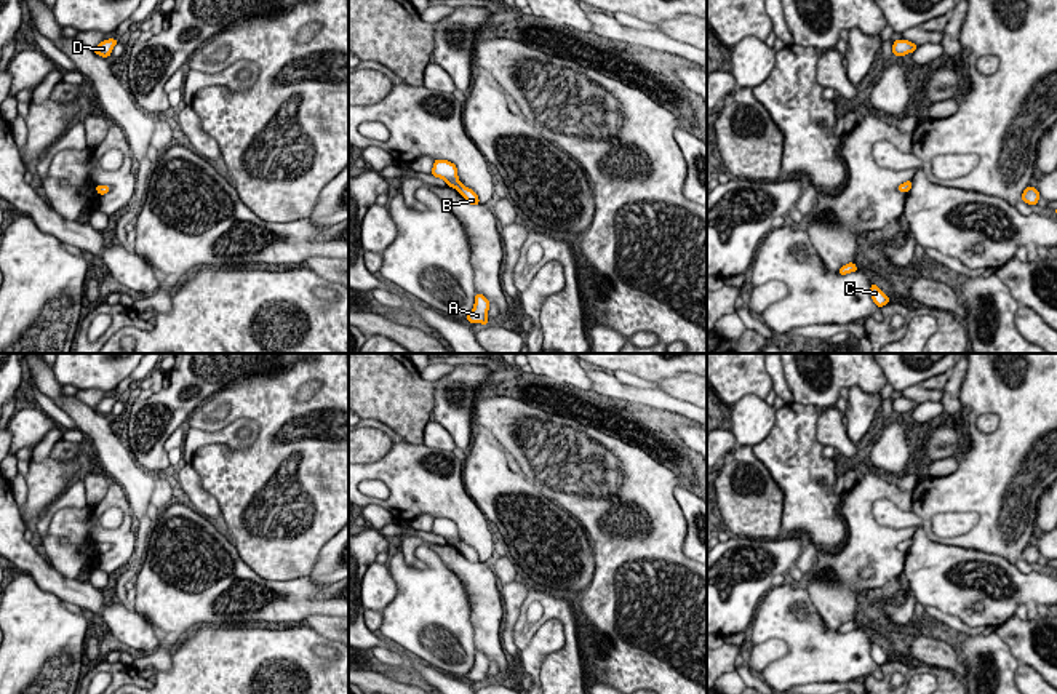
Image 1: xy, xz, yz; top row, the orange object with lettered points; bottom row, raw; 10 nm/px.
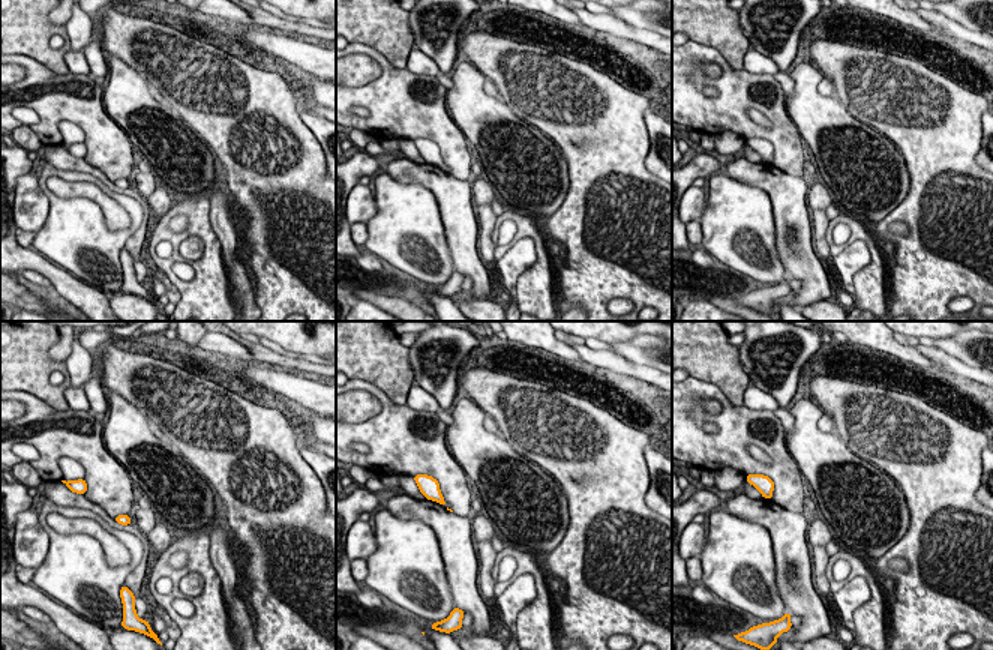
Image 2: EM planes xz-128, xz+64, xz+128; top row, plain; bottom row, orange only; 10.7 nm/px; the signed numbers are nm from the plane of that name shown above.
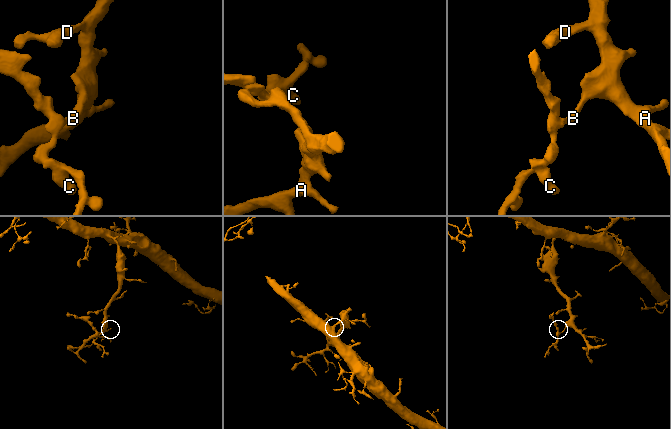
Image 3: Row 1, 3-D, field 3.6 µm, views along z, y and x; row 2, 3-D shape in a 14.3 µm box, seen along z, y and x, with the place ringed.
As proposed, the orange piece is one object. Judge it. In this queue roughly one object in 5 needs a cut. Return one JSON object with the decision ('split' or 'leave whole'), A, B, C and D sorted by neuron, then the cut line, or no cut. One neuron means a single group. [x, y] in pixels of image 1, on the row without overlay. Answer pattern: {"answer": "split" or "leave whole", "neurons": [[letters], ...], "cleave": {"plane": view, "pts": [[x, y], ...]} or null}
{"answer": "leave whole", "neurons": [["A", "B", "C", "D"]], "cleave": null}

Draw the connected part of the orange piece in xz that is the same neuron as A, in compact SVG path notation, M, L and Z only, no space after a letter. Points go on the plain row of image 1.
M477 651L475 664L465 676L470 681L488 683L488 668L489 668L489 659L481 651Z

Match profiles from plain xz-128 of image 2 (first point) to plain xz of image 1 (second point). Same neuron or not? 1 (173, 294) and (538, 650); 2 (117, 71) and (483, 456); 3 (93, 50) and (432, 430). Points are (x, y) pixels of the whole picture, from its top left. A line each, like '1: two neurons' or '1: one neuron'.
1: one neuron
2: one neuron
3: two neurons

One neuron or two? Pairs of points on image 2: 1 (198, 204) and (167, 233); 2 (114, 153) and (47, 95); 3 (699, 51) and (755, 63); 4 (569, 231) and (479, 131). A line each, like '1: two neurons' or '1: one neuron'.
1: one neuron
2: one neuron
3: two neurons
4: two neurons

